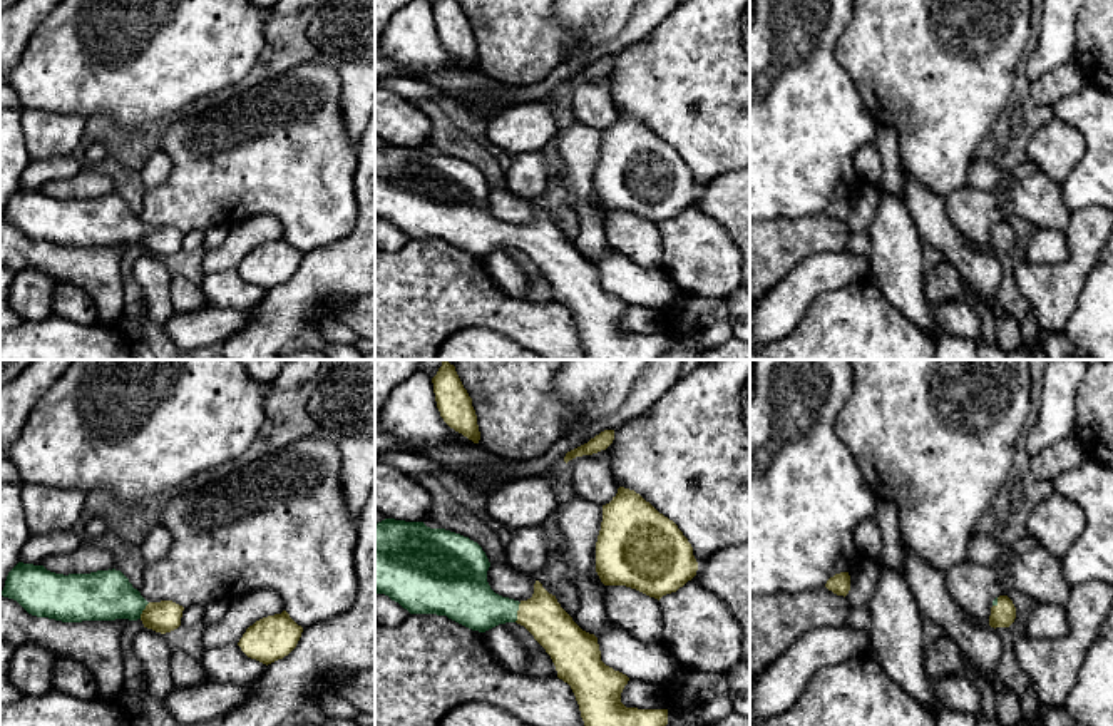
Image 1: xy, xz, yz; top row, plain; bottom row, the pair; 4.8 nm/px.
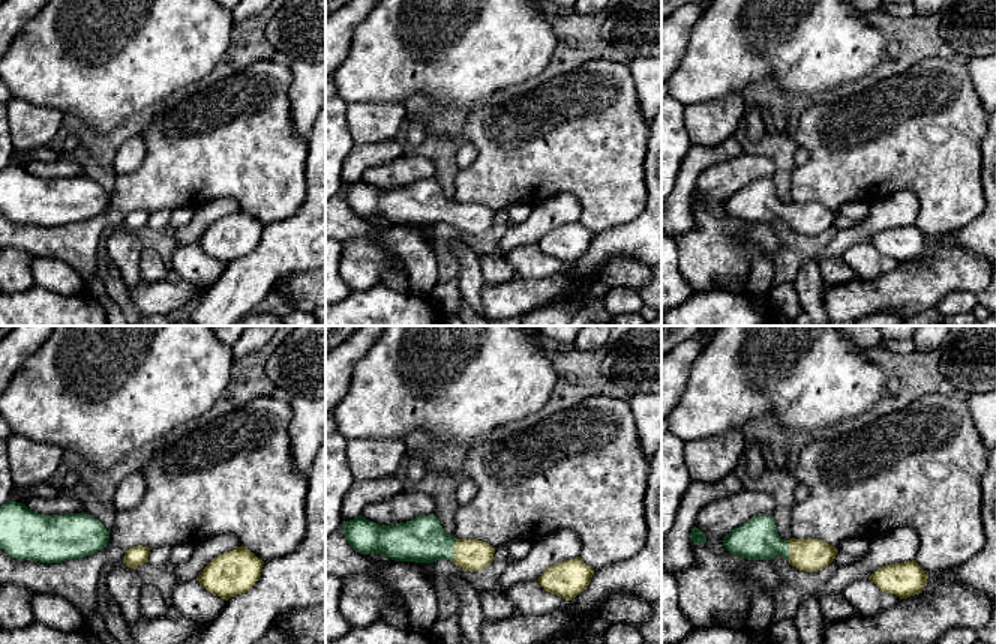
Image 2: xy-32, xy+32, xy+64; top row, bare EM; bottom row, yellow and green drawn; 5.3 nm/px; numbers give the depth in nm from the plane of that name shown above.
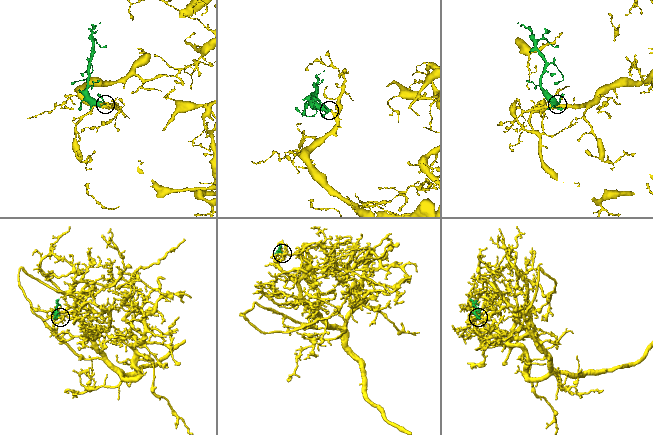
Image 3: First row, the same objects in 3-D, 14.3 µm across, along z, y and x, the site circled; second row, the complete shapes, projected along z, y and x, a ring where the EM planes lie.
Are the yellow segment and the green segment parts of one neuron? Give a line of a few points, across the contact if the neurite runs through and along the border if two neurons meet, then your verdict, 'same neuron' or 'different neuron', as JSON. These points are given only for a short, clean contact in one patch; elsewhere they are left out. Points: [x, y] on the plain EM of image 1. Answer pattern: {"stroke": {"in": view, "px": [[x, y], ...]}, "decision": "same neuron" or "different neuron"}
{"stroke": {"in": "xz", "px": [[553, 253], [539, 240], [518, 238], [481, 235], [467, 224]]}, "decision": "same neuron"}

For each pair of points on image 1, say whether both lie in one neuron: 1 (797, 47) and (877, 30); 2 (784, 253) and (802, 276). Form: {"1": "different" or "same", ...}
{"1": "different", "2": "different"}

